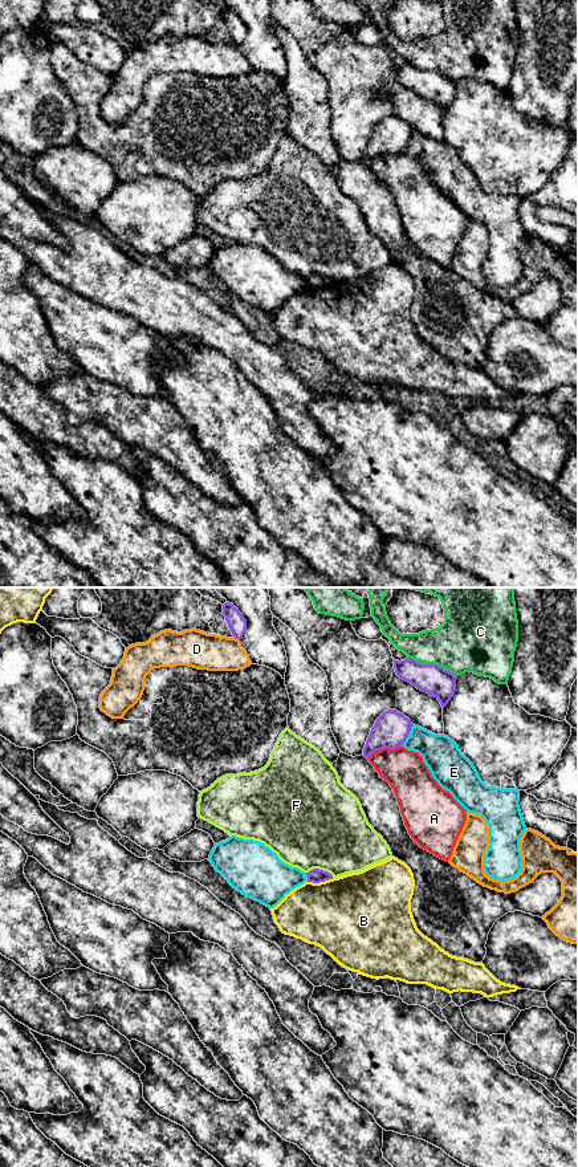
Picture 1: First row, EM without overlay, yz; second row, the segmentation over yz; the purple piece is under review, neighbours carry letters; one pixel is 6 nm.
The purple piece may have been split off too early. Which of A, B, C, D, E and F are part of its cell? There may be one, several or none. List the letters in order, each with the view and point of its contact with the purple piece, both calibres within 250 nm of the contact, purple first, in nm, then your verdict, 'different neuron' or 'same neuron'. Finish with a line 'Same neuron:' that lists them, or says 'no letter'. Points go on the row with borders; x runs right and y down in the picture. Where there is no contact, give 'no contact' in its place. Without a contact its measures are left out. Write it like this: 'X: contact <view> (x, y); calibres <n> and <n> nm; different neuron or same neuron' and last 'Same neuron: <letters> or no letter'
A: contact yz (383, 747); calibres 220 and 260 nm; different neuron
B: contact yz (320, 881); calibres 90 and 460 nm; different neuron
C: contact yz (432, 665); calibres 180 and 360 nm; different neuron
D: contact yz (236, 638); calibres 110 and 220 nm; different neuron
E: contact yz (408, 734); calibres 220 and 220 nm; different neuron
F: contact yz (318, 869); calibres 90 and 500 nm; different neuron
Same neuron: no letter

